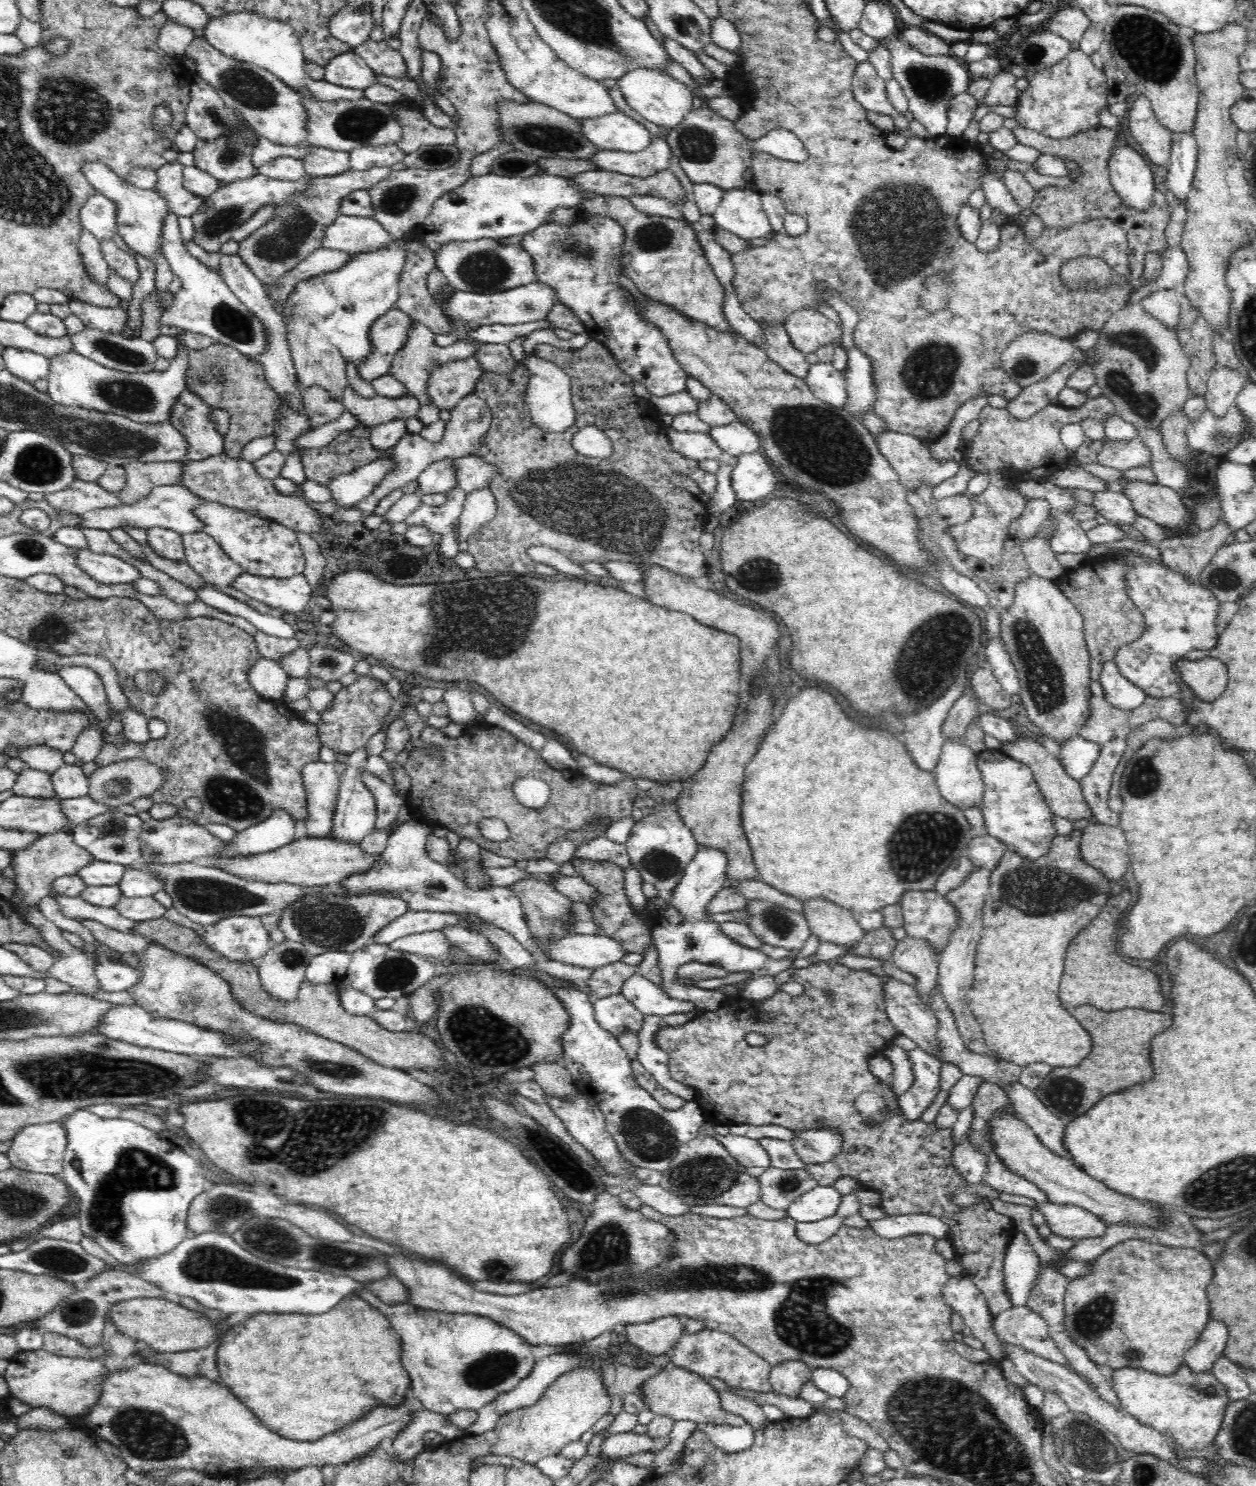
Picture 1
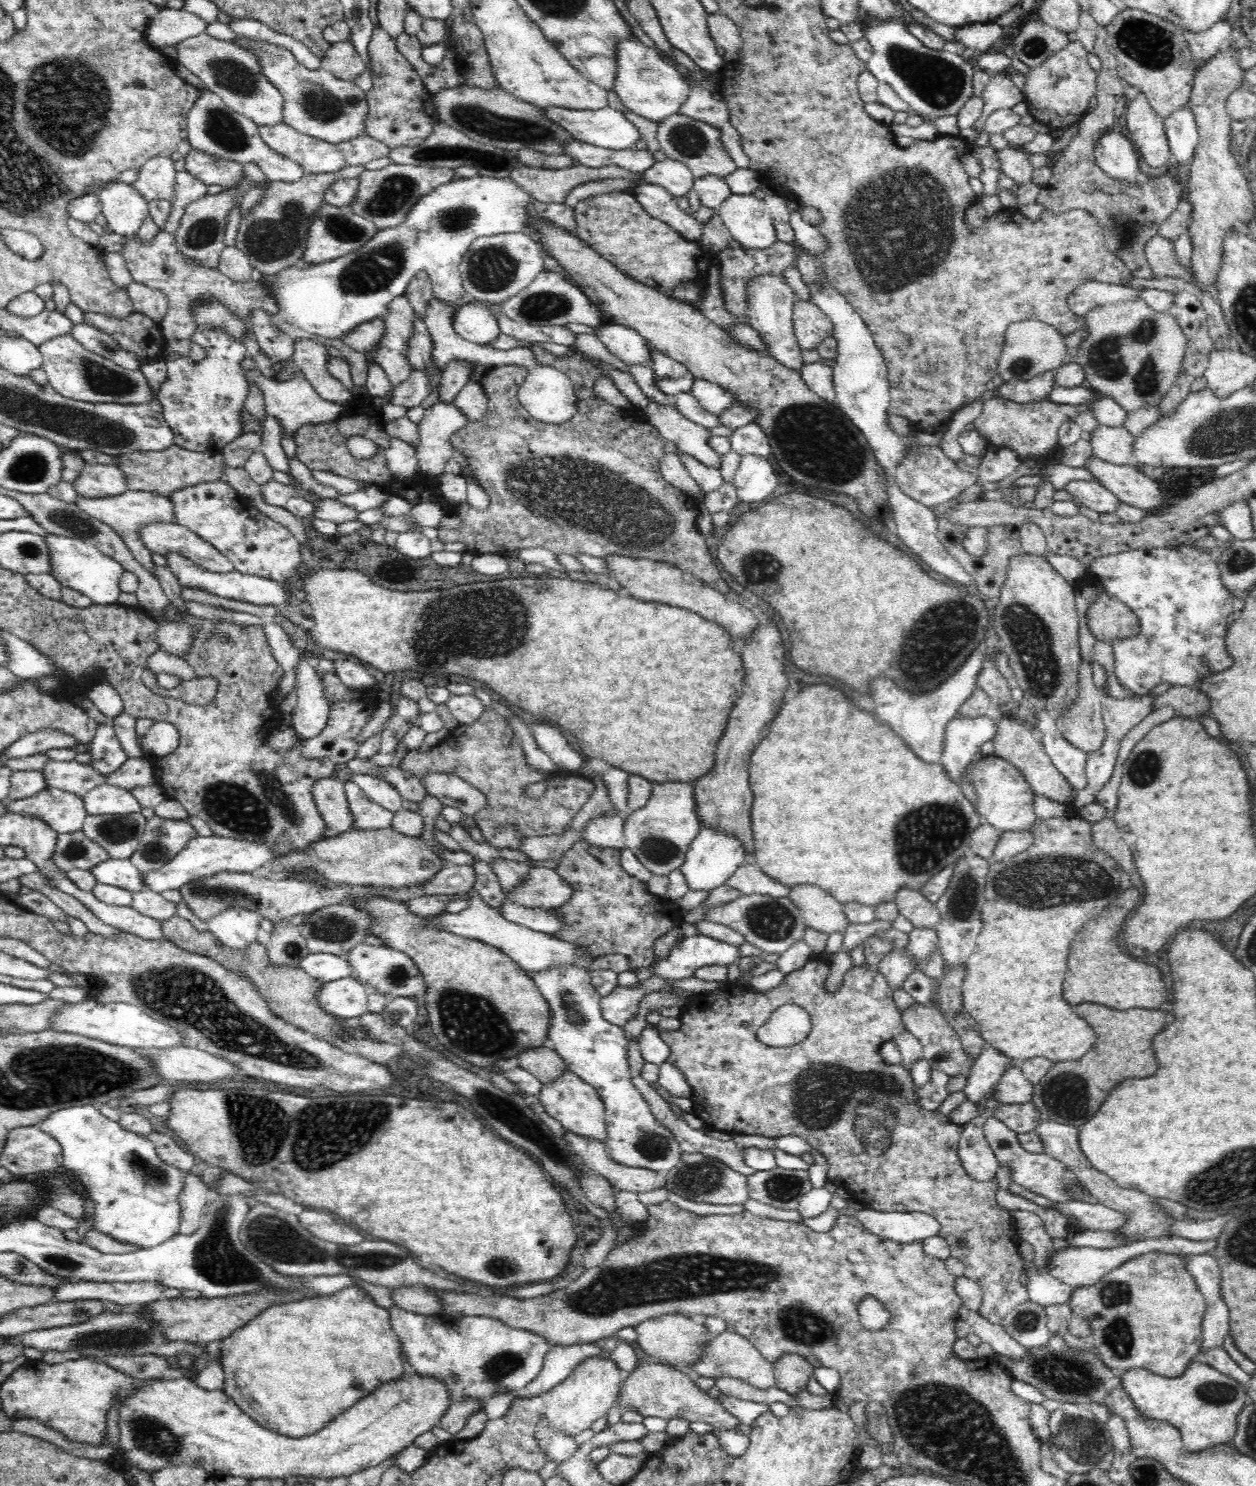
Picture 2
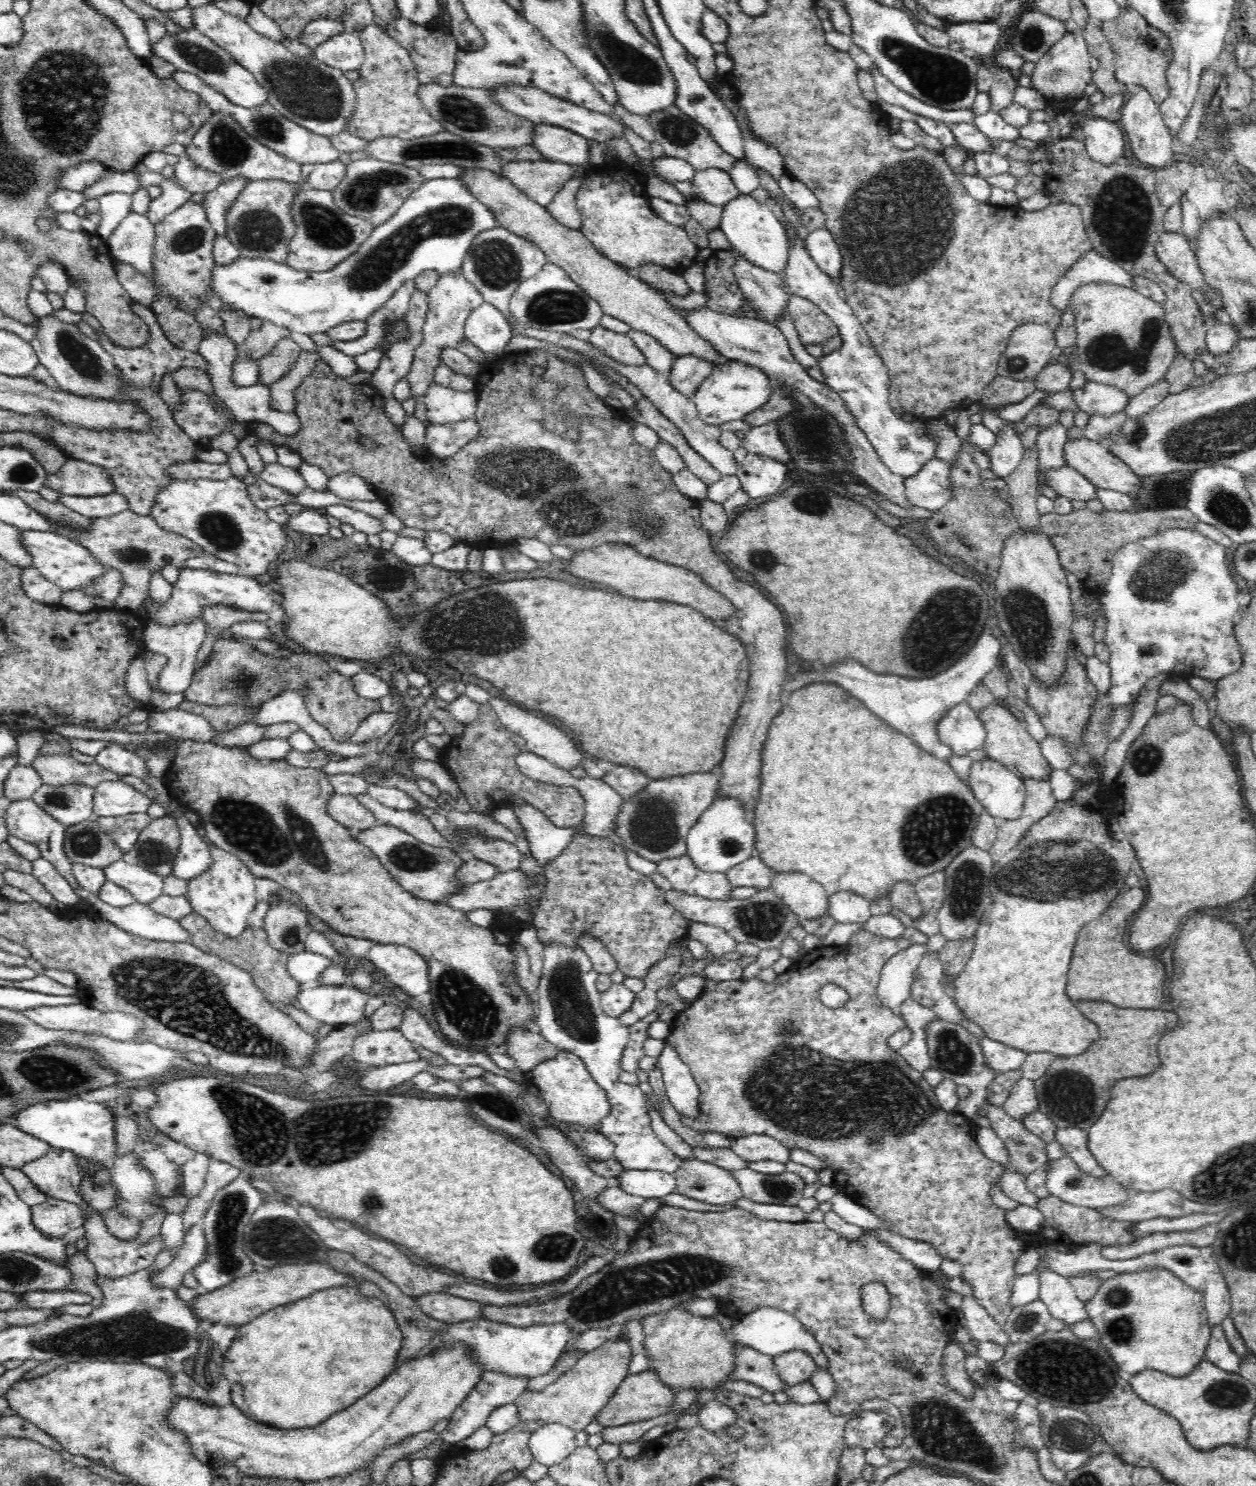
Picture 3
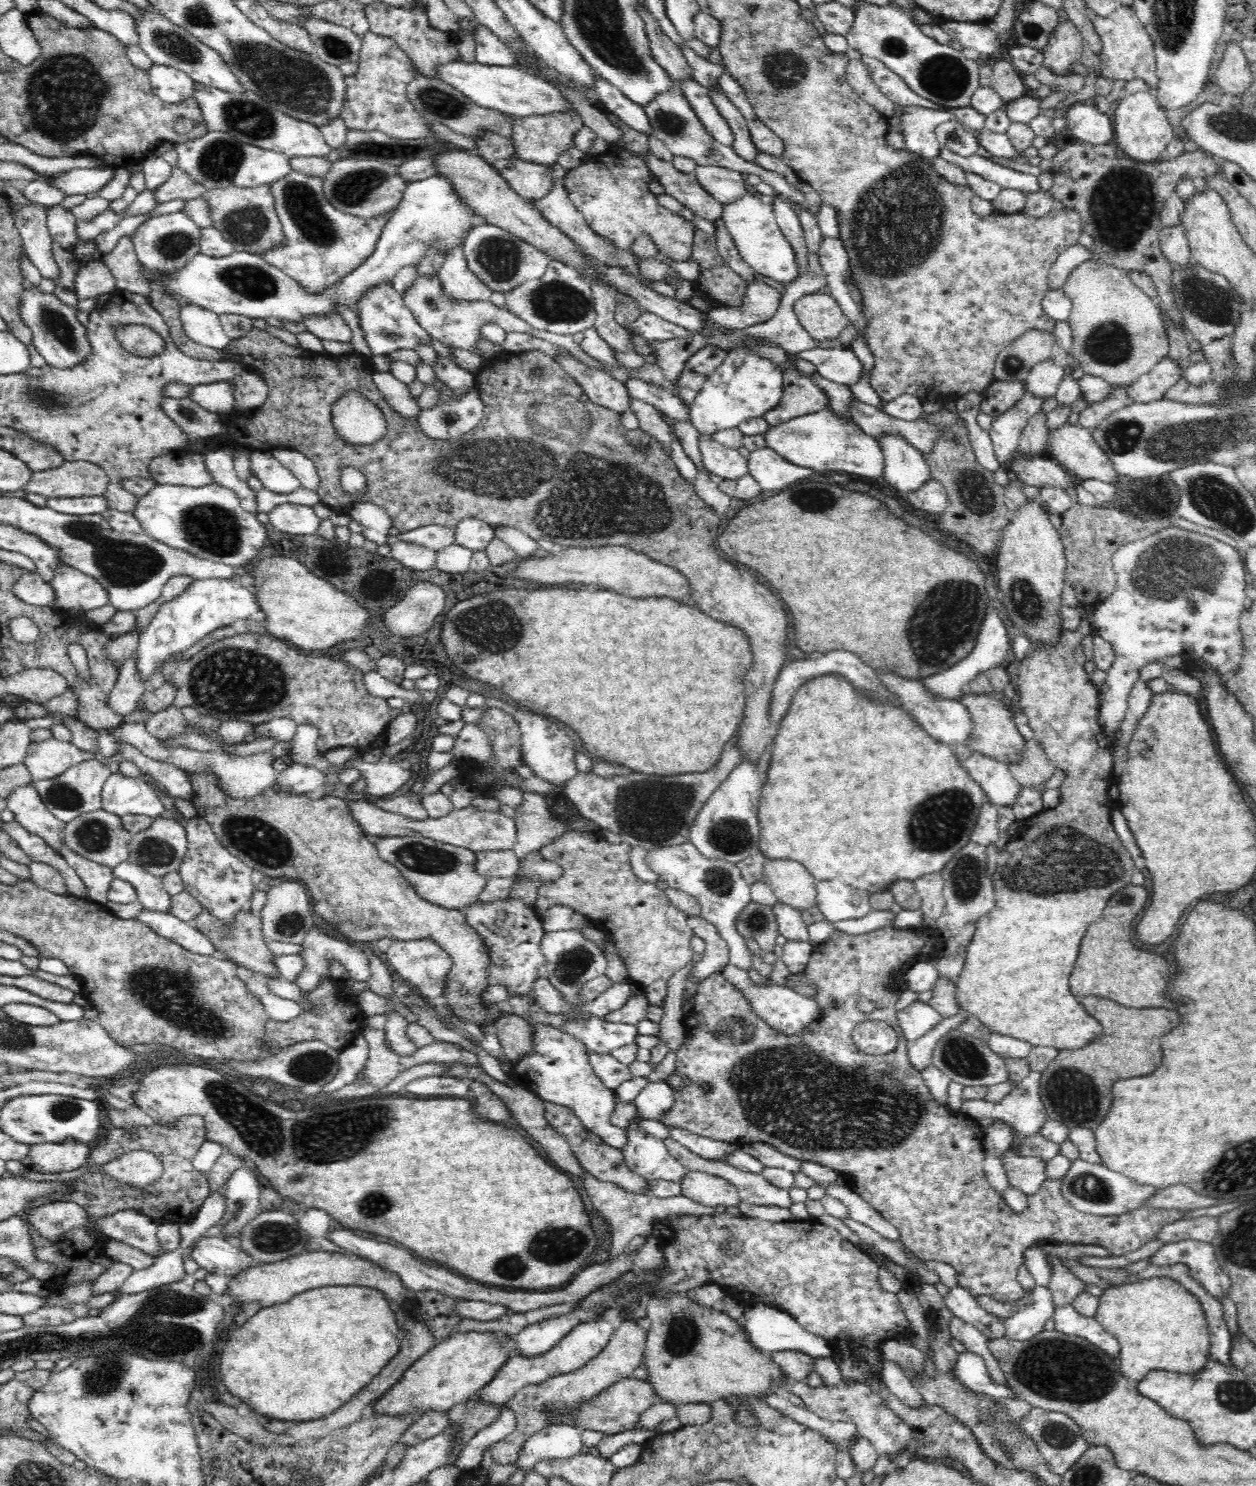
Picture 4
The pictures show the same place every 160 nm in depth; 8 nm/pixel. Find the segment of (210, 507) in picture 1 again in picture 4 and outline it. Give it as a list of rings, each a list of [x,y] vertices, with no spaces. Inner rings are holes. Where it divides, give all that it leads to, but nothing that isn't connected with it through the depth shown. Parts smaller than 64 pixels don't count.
[[[218,483],[199,486],[180,486],[174,484],[157,484],[148,491],[148,494],[140,497],[138,506],[134,510],[134,517],[140,521],[142,529],[154,539],[166,543],[170,547],[190,551],[200,558],[210,559],[214,562],[222,562],[230,566],[242,566],[250,568],[252,560],[260,554],[264,542],[268,539],[268,529],[264,523],[256,518],[256,513],[246,511],[240,505],[238,495],[232,489],[226,489]]]

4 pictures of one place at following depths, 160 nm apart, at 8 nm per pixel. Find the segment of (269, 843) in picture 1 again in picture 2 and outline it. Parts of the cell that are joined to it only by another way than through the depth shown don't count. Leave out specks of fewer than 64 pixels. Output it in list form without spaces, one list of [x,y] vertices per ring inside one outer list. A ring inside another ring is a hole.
[[[198,835],[188,842],[188,846],[158,870],[143,873],[143,888],[162,893],[166,890],[180,889],[192,880],[212,876],[224,871],[250,873],[264,866],[268,860],[273,860],[274,853],[266,843],[256,843],[246,839],[236,840],[234,837]]]

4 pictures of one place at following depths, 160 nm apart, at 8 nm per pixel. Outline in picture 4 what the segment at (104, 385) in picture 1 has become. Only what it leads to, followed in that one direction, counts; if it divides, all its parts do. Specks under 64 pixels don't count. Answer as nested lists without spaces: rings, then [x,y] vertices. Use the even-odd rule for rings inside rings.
[[[26,282],[20,302],[22,321],[32,330],[32,344],[42,355],[48,366],[55,368],[74,368],[90,358],[92,345],[87,329],[78,321],[77,310],[64,304],[52,292],[38,292],[37,285]]]

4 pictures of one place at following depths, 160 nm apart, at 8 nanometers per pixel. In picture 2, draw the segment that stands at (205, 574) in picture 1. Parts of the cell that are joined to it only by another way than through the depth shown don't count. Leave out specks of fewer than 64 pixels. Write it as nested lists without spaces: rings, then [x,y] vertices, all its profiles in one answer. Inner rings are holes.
[[[178,523],[144,524],[140,528],[140,539],[150,552],[163,556],[167,552],[180,553],[210,572],[225,573],[235,570],[233,562],[214,545]]]

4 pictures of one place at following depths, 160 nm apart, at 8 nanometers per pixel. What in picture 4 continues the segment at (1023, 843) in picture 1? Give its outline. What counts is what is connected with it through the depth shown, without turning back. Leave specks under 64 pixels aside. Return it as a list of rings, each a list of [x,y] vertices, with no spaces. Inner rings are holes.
[[[974,752],[962,763],[976,784],[987,794],[994,807],[1012,807],[1018,798],[1021,784],[1012,776],[1008,763]]]

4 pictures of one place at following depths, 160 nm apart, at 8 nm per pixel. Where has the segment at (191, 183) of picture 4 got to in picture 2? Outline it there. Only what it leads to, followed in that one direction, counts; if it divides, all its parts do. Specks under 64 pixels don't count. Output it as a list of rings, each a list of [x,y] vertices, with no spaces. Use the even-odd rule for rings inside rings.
[[[192,149],[185,156],[185,169],[196,176],[206,186],[218,184],[226,189],[236,185],[242,180],[244,170],[242,163],[230,159],[216,158],[202,150]]]

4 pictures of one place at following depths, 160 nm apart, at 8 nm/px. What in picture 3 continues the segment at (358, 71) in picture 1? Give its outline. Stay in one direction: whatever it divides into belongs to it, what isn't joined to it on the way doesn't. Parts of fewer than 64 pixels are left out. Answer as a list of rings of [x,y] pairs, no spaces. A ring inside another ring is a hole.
[[[344,31],[317,46],[314,56],[320,62],[346,72],[359,70],[364,62],[365,52],[358,34]]]

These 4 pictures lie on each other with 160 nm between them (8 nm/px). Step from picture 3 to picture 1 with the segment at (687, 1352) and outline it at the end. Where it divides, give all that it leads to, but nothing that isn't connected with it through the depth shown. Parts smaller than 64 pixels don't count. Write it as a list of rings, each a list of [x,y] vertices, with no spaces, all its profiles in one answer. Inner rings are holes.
[[[660,1317],[650,1322],[625,1325],[629,1341],[644,1352],[645,1357],[665,1354],[684,1333],[678,1317]]]

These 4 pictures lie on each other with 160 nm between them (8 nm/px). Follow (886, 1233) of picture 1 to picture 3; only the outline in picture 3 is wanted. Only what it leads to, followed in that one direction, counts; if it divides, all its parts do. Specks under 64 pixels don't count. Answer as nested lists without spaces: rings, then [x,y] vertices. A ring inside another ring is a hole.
[[[836,1193],[830,1200],[832,1211],[847,1223],[863,1229],[892,1230],[892,1226],[844,1193]]]

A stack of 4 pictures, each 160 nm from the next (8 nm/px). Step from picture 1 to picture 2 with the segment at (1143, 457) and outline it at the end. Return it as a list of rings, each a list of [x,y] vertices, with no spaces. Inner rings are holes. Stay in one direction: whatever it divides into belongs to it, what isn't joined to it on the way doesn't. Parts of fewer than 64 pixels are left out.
[[[1099,425],[1091,434],[1093,456],[1114,465],[1133,465],[1135,436],[1125,426]]]

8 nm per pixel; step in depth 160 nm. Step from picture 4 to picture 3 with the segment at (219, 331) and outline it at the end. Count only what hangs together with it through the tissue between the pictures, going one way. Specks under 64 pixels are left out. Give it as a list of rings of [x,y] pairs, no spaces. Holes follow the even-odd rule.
[[[211,333],[207,335],[200,341],[197,352],[206,359],[207,373],[211,378],[215,395],[224,401],[224,405],[234,415],[236,422],[247,422],[249,424],[256,421],[265,422],[282,436],[298,434],[301,422],[295,411],[276,411],[271,409],[271,390],[268,385],[240,386],[232,382],[233,362],[237,356],[237,348],[234,341],[230,340],[226,334]]]

